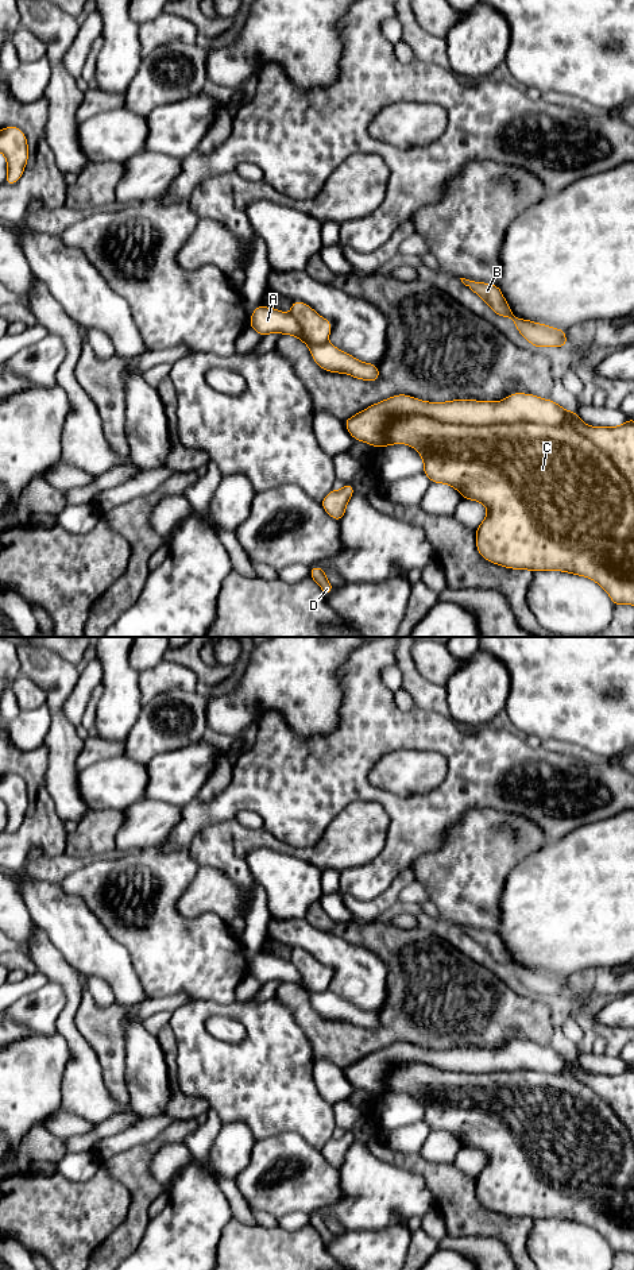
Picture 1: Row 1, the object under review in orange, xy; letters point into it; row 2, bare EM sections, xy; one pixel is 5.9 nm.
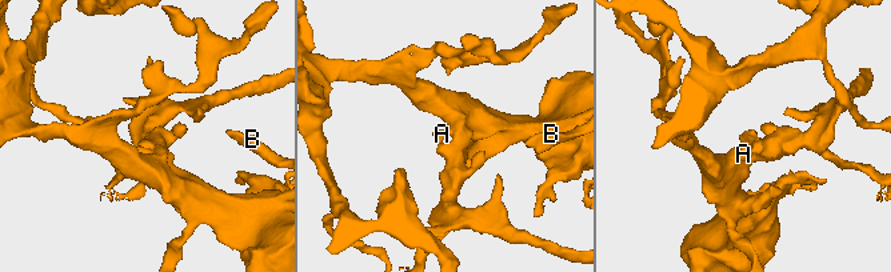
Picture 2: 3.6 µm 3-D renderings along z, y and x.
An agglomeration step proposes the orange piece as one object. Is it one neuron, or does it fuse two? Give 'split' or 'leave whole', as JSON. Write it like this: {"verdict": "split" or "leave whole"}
{"verdict": "leave whole"}

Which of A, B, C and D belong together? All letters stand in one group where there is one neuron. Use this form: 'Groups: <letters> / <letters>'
Groups: A B C D

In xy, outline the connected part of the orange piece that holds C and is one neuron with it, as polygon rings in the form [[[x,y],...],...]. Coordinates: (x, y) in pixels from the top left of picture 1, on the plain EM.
[[[513,1041],[502,1049],[453,1047],[428,1050],[411,1043],[397,1042],[347,1066],[344,1073],[349,1082],[359,1089],[382,1096],[394,1092],[413,1095],[424,1108],[424,1122],[432,1131],[444,1131],[456,1136],[464,1147],[472,1147],[487,1155],[487,1165],[475,1177],[476,1197],[482,1205],[511,1217],[561,1219],[585,1224],[596,1230],[610,1243],[614,1254],[634,1254],[634,1068],[626,1068],[619,1074],[591,1074],[583,1070],[576,1059],[568,1059],[552,1047],[529,1041]]]

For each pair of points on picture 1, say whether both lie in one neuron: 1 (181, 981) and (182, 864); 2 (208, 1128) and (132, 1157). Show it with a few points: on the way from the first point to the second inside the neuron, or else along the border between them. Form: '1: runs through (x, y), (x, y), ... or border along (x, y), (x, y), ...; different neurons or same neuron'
1: runs through (170, 952), (167, 949), (167, 894); same neuron
2: border along (198, 1126), (182, 1142); different neurons

